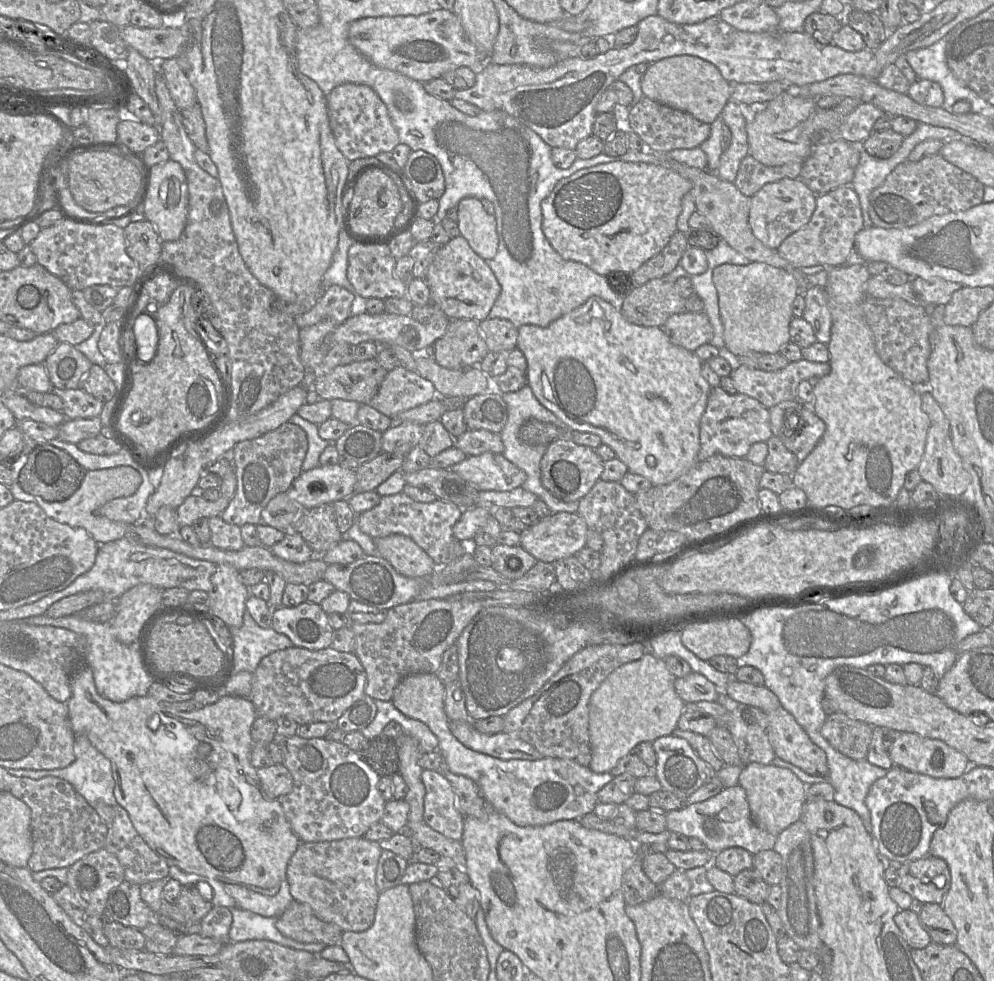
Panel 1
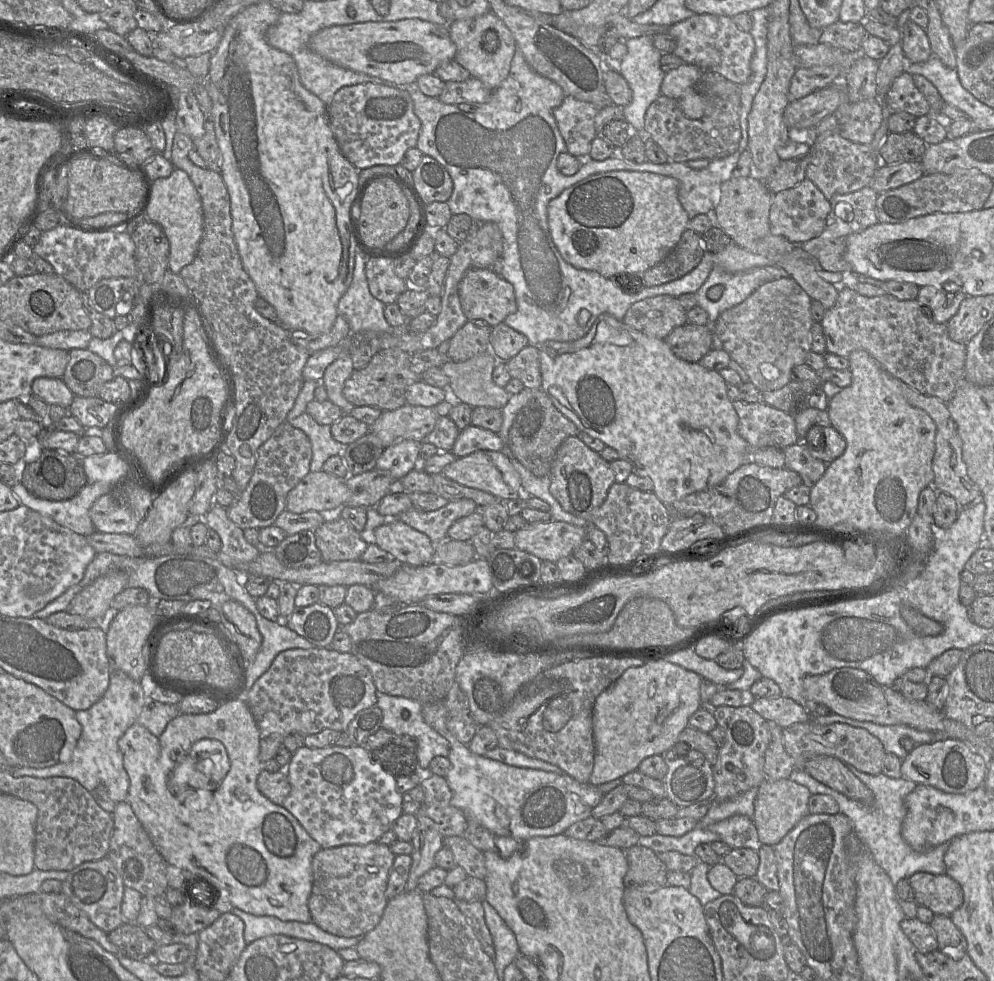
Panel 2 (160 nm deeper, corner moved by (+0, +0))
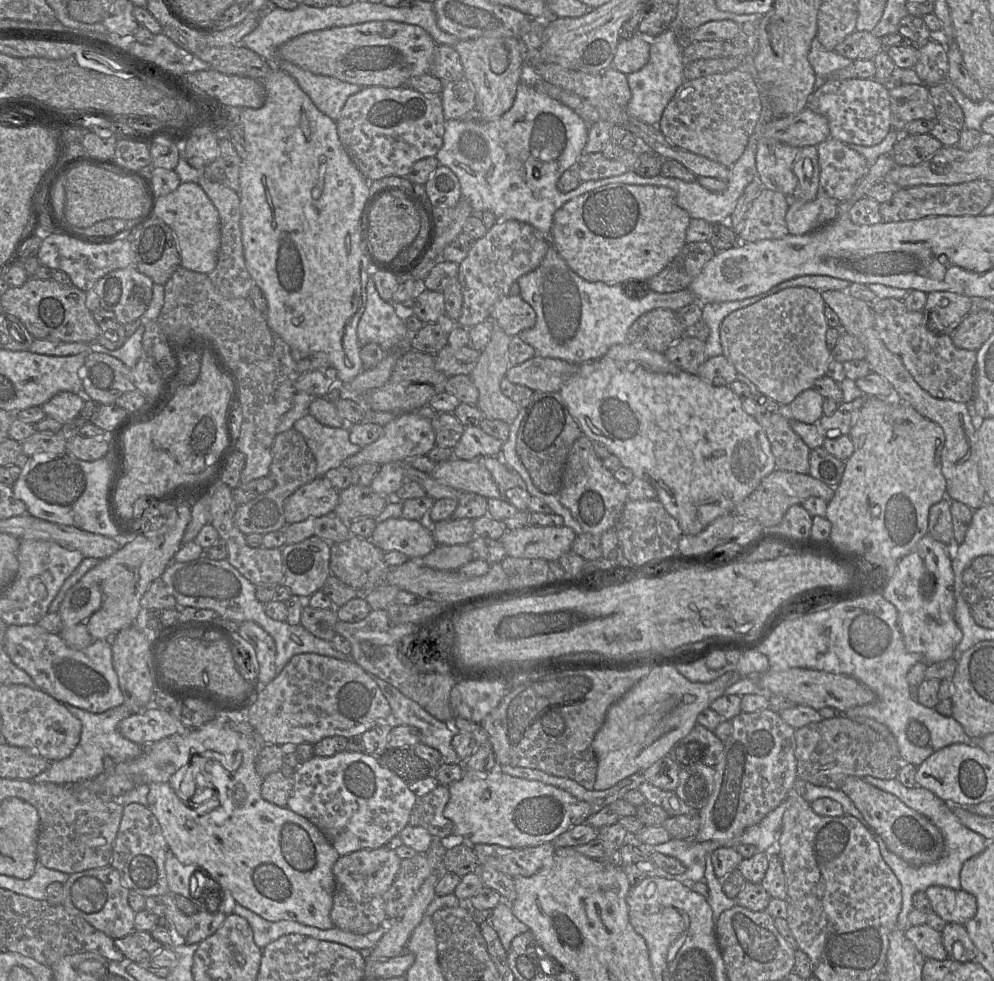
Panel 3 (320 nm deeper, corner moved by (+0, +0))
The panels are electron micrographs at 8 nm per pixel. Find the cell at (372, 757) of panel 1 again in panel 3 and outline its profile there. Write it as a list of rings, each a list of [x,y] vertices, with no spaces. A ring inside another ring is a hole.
[[[413,747],[387,748],[376,757],[378,763],[407,783],[434,775],[434,766],[421,759]]]

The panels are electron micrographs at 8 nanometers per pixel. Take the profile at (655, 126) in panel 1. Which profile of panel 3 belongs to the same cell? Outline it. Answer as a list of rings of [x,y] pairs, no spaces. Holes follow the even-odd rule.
[[[731,70],[685,80],[657,124],[673,144],[731,167],[742,155],[761,114],[758,86],[750,73]]]

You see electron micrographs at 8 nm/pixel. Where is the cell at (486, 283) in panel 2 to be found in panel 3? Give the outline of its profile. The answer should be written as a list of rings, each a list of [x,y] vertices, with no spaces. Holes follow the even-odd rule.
[[[520,295],[501,298],[492,308],[490,318],[509,336],[532,328],[536,323],[536,312]]]

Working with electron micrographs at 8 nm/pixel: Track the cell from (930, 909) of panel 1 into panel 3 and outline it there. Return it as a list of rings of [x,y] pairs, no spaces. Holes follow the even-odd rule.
[[[947,923],[941,936],[948,959],[959,962],[976,960],[977,949],[963,925]]]

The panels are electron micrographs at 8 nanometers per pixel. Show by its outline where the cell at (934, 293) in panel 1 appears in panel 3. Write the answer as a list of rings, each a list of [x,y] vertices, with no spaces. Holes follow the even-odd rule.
[[[934,291],[927,294],[923,309],[928,328],[935,334],[948,334],[959,326],[971,312],[970,297],[948,291]]]

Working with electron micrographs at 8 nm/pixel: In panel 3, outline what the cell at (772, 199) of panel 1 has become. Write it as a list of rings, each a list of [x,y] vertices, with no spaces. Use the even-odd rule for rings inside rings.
[[[818,193],[811,201],[790,198],[785,216],[789,234],[804,235],[832,222],[838,215],[838,204],[823,193]]]

